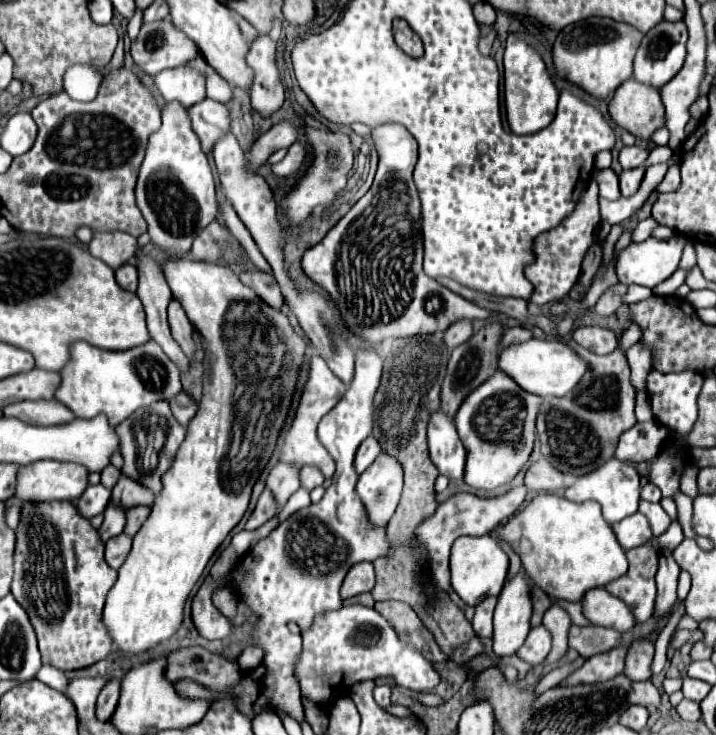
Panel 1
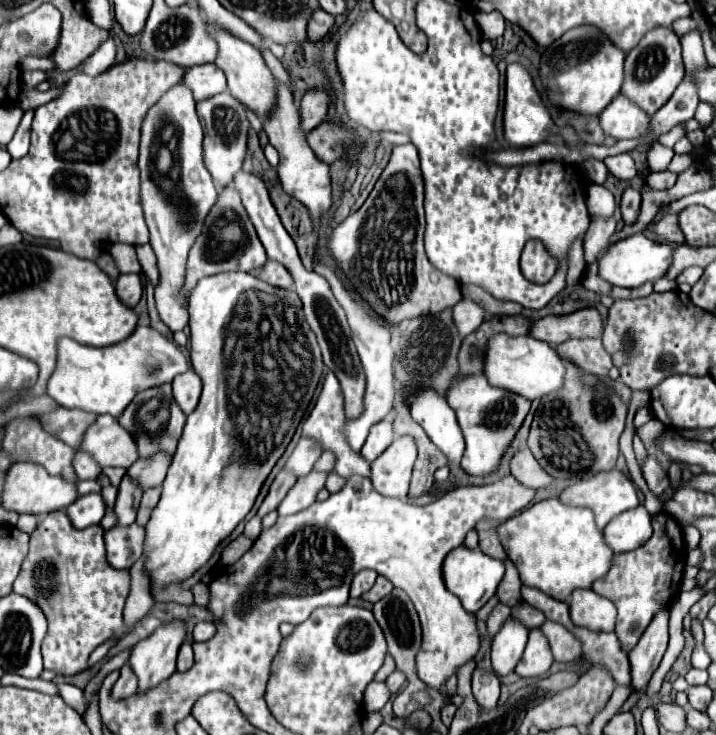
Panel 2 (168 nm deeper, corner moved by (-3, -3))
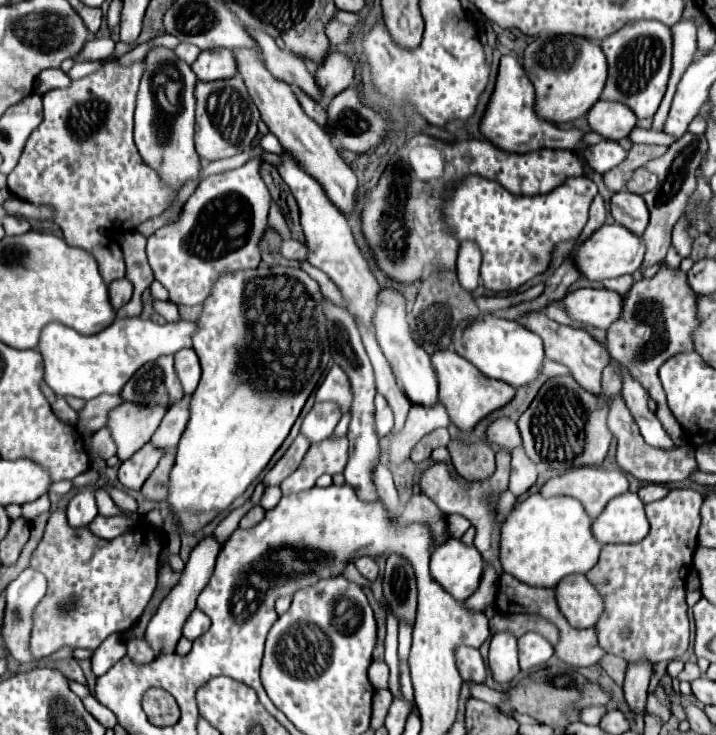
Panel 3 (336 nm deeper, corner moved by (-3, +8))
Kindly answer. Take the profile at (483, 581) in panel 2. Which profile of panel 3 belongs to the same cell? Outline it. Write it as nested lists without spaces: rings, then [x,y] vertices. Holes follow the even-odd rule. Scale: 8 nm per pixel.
[[[456,538],[436,546],[430,556],[430,574],[456,600],[466,600],[480,584],[484,560],[474,546],[466,546]]]

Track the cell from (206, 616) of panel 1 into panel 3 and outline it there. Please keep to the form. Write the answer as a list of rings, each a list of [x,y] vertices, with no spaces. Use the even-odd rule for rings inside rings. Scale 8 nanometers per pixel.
[[[194,610],[192,616],[184,622],[184,632],[182,636],[188,640],[196,640],[210,628],[210,618],[202,610]]]

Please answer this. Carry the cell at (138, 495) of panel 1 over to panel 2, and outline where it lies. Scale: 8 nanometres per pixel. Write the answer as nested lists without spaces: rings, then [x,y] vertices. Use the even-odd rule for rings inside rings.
[[[156,453],[152,459],[138,459],[130,469],[128,469],[128,477],[140,485],[140,489],[150,489],[150,487],[160,487],[166,471],[168,471],[170,459],[164,453]]]

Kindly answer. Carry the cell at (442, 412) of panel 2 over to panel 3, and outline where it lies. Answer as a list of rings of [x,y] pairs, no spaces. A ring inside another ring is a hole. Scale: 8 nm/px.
[[[380,290],[380,304],[372,316],[372,324],[376,330],[376,338],[378,344],[386,356],[386,360],[392,366],[392,372],[396,376],[398,386],[404,390],[404,394],[414,402],[414,404],[422,404],[422,406],[434,406],[438,402],[438,380],[436,380],[436,372],[430,364],[428,354],[414,344],[412,336],[410,336],[410,328],[408,328],[408,318],[406,318],[406,298],[392,290]]]

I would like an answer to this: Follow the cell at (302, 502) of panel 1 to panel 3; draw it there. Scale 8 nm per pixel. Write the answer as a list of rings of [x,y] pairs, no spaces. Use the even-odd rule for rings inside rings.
[[[328,436],[328,440],[322,440],[320,444],[312,444],[306,452],[300,468],[292,472],[282,484],[282,494],[294,494],[300,490],[308,490],[316,484],[316,480],[322,474],[342,474],[344,466],[348,462],[348,438],[342,436],[336,440],[336,436]]]

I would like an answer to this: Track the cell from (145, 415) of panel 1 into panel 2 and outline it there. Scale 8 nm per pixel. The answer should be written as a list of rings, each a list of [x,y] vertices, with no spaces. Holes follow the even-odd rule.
[[[162,385],[136,395],[136,399],[126,407],[126,411],[120,415],[118,421],[126,431],[130,431],[130,435],[134,435],[134,441],[138,445],[138,457],[148,459],[158,451],[174,455],[176,443],[186,423],[186,415],[180,411],[180,407],[176,407],[170,385]]]

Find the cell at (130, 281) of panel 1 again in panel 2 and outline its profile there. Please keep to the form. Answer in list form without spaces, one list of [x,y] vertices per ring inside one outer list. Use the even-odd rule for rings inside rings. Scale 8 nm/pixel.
[[[120,275],[116,279],[116,293],[120,301],[124,301],[128,307],[134,307],[142,297],[142,277],[140,275]]]

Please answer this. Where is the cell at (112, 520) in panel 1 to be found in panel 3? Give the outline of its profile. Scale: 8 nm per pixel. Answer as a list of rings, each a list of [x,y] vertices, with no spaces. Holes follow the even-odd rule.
[[[148,442],[134,456],[120,464],[118,480],[130,490],[140,490],[164,454],[166,452],[160,452],[160,448],[152,448],[152,442]]]

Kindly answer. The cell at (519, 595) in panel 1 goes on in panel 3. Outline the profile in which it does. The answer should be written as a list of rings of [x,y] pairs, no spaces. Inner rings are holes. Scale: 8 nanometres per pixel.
[[[496,634],[490,642],[488,666],[494,682],[506,684],[518,676],[518,642],[512,634]]]

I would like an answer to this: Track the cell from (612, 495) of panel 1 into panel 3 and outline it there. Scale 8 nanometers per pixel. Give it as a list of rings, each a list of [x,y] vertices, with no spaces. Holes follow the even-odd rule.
[[[584,466],[568,470],[562,476],[550,478],[542,488],[542,496],[572,496],[582,502],[590,518],[600,516],[604,506],[614,498],[628,492],[628,480],[620,470],[604,470]]]

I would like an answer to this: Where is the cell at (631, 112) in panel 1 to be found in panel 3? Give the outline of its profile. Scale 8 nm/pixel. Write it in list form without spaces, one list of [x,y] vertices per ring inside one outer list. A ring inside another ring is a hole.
[[[600,100],[588,112],[588,124],[602,138],[619,141],[627,138],[636,125],[637,118],[630,108],[620,102]]]

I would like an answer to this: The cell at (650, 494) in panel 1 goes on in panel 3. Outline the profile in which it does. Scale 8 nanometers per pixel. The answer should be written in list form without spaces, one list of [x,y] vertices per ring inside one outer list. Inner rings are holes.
[[[614,394],[608,398],[610,402],[610,412],[608,412],[608,428],[612,430],[616,442],[618,442],[618,450],[616,450],[616,462],[618,466],[636,476],[638,480],[644,482],[656,482],[656,484],[664,484],[664,482],[678,482],[678,480],[686,480],[690,476],[692,470],[696,470],[696,460],[694,460],[694,450],[690,446],[680,446],[674,450],[656,450],[652,446],[648,446],[644,442],[644,438],[640,436],[638,424],[636,420],[632,420],[632,414],[628,412],[622,394]]]

